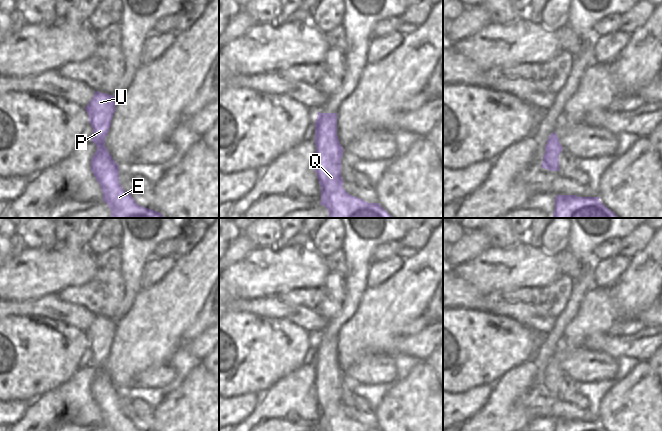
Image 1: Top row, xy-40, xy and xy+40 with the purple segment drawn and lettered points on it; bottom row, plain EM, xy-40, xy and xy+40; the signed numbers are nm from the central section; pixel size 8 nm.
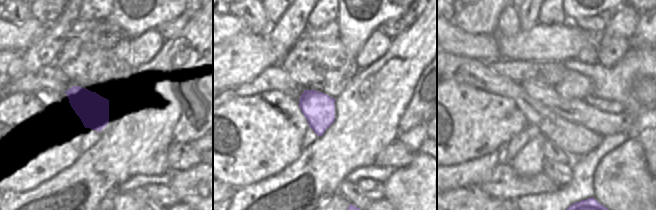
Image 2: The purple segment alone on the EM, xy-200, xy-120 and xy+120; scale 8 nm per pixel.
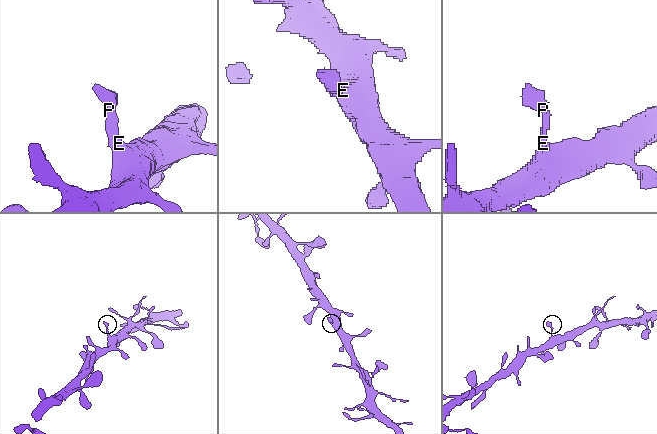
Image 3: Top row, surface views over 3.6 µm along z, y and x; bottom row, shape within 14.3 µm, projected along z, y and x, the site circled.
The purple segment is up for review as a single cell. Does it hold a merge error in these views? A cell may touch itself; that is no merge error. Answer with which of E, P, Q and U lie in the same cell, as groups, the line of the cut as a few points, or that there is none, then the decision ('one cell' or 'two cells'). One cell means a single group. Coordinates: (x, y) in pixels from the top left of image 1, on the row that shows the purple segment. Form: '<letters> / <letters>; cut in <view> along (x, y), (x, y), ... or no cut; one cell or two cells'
E P Q U; no cut; one cell

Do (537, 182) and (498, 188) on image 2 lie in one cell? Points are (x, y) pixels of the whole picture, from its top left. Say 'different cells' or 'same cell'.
same cell

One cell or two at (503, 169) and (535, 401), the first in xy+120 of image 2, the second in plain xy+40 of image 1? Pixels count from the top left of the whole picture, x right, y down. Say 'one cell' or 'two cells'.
one cell

